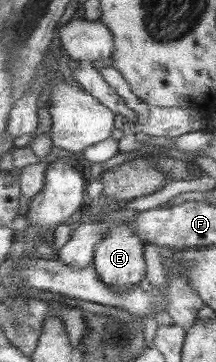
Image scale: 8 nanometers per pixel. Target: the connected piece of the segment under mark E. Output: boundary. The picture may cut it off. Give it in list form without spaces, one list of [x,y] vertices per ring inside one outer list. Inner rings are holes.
[[[129,225],[115,226],[113,230],[107,233],[105,241],[101,241],[95,264],[101,279],[115,291],[123,293],[127,289],[133,289],[135,285],[141,285],[147,279],[147,259],[145,257],[145,241],[135,235],[135,230]]]

